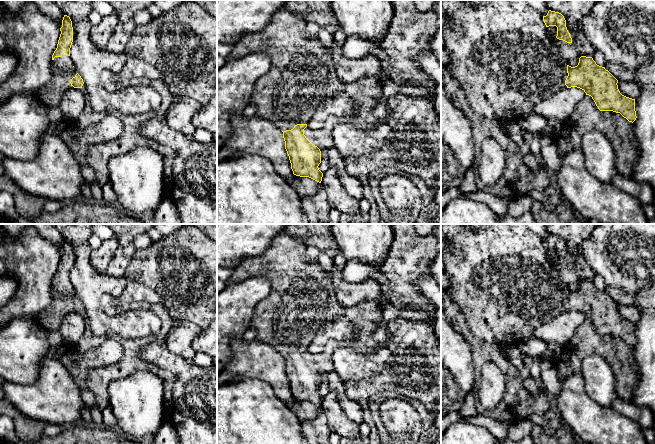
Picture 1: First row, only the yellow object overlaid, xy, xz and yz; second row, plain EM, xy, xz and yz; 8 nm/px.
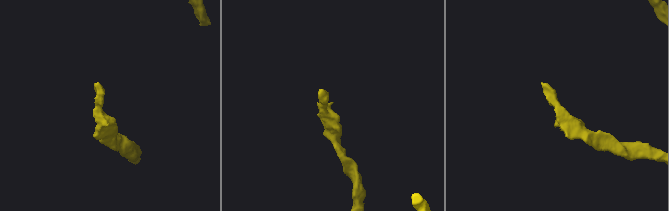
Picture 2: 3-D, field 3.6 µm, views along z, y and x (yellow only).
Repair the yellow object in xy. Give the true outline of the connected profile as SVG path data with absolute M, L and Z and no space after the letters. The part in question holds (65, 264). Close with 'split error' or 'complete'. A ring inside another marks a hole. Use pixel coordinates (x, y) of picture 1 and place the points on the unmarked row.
M64 239L57 272L52 279L52 303L35 320L48 333L59 331L63 318L72 312L82 312L84 306L76 296L70 281L73 266L73 251L69 240Z; split error

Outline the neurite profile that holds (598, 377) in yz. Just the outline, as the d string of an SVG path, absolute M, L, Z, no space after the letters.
M589 355L582 362L581 374L587 395L601 406L611 407L618 396L609 365L599 356Z

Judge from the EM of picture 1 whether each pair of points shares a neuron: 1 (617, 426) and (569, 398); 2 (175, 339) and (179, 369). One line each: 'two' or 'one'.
1: one
2: two

